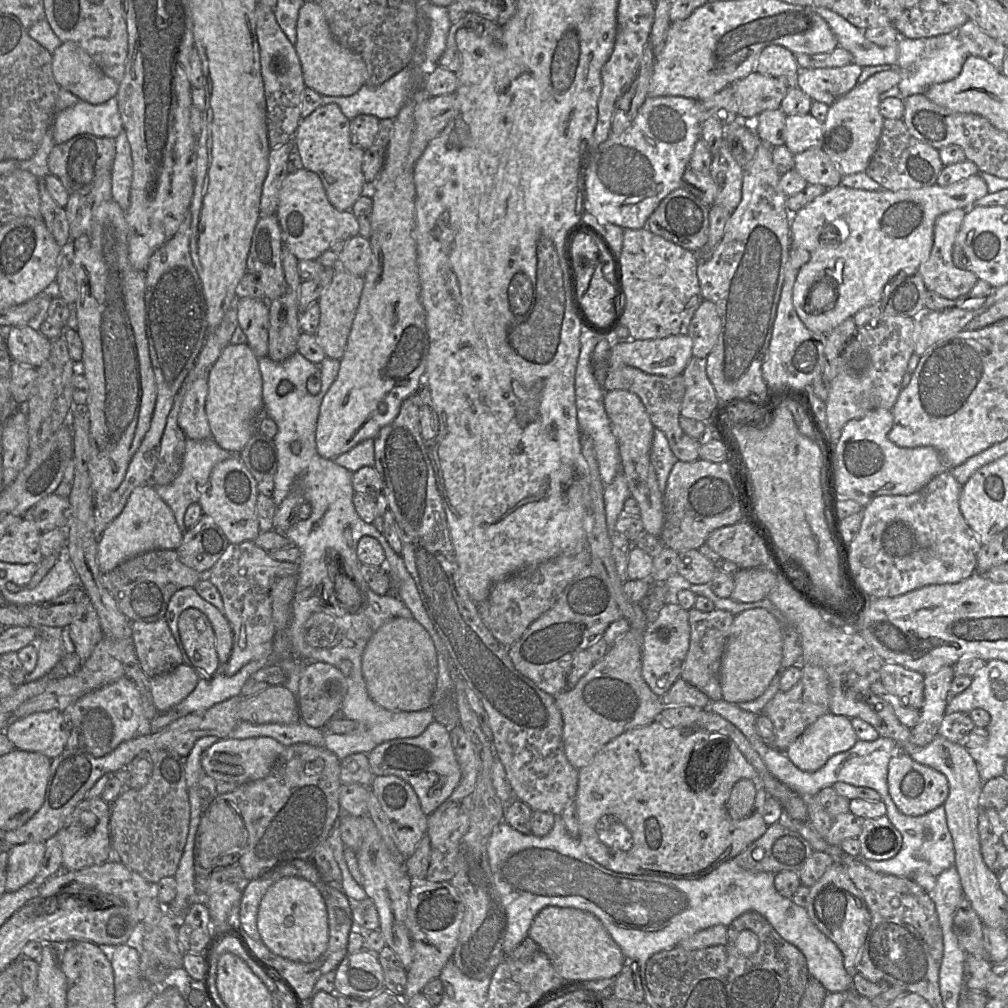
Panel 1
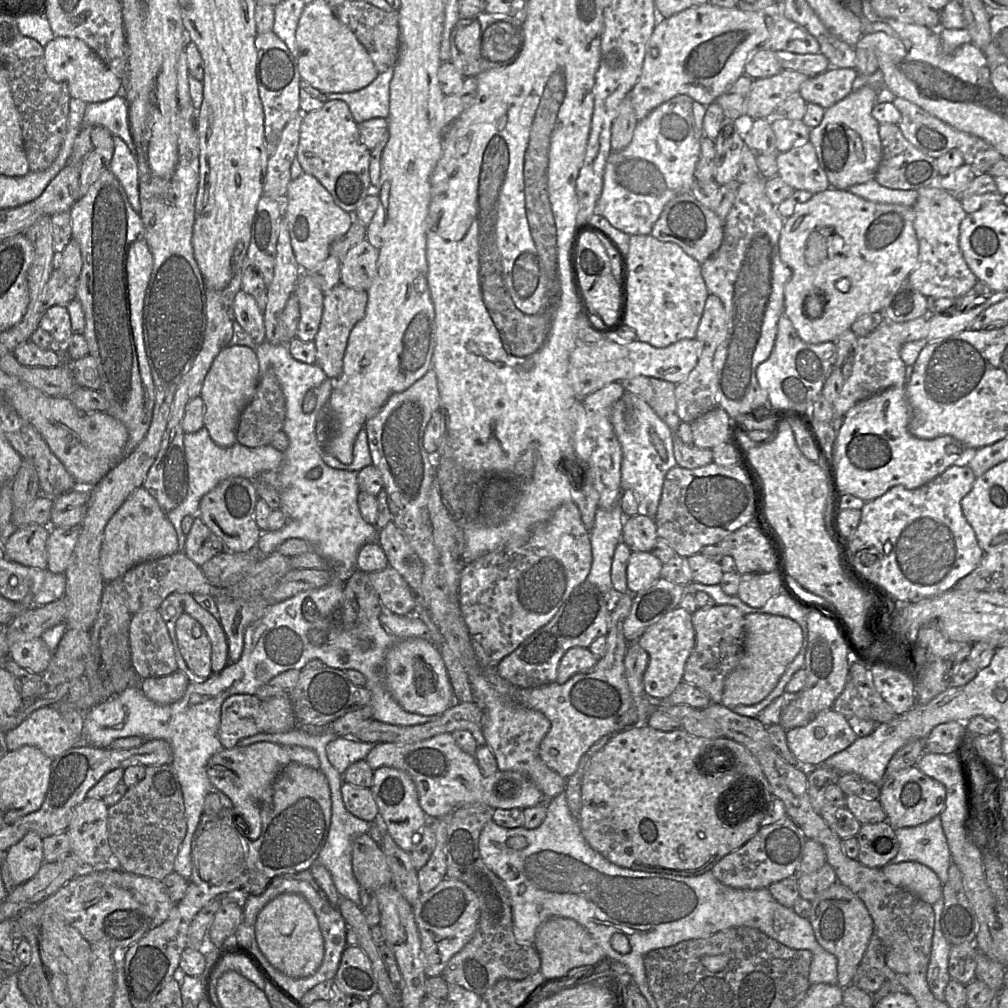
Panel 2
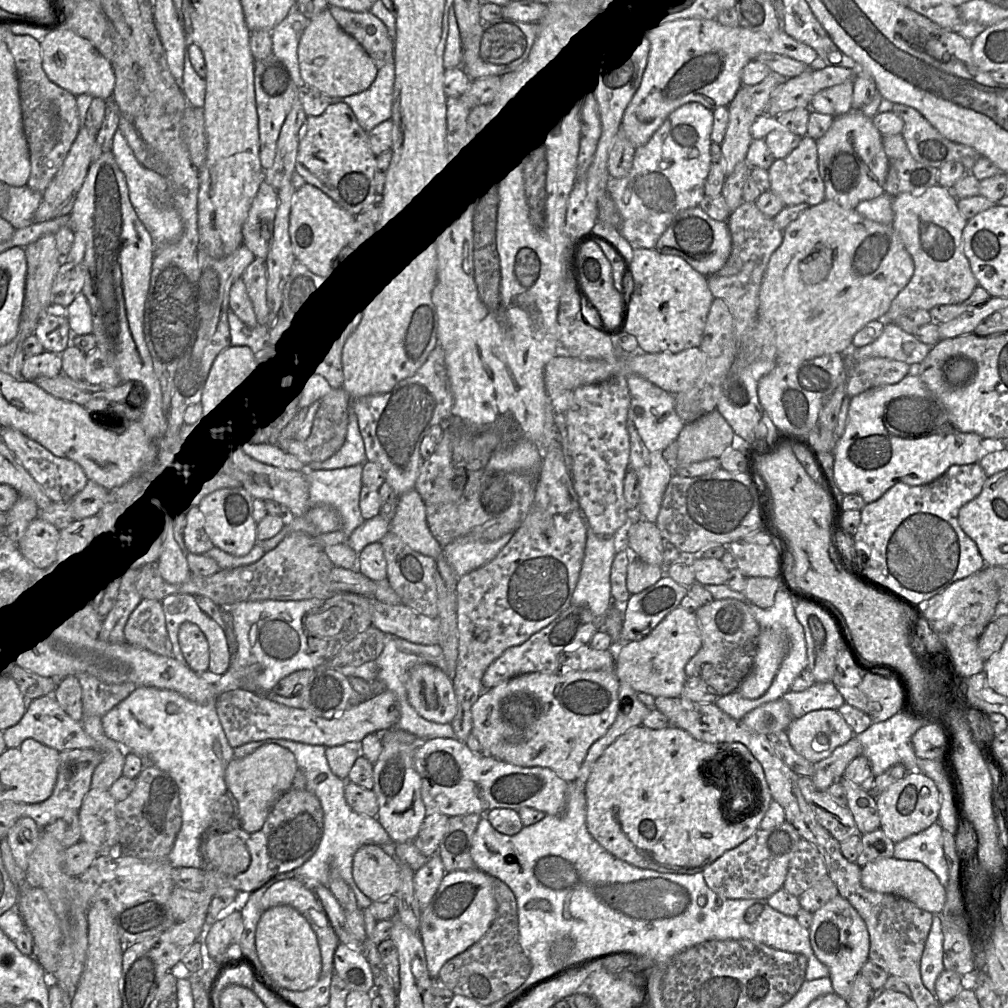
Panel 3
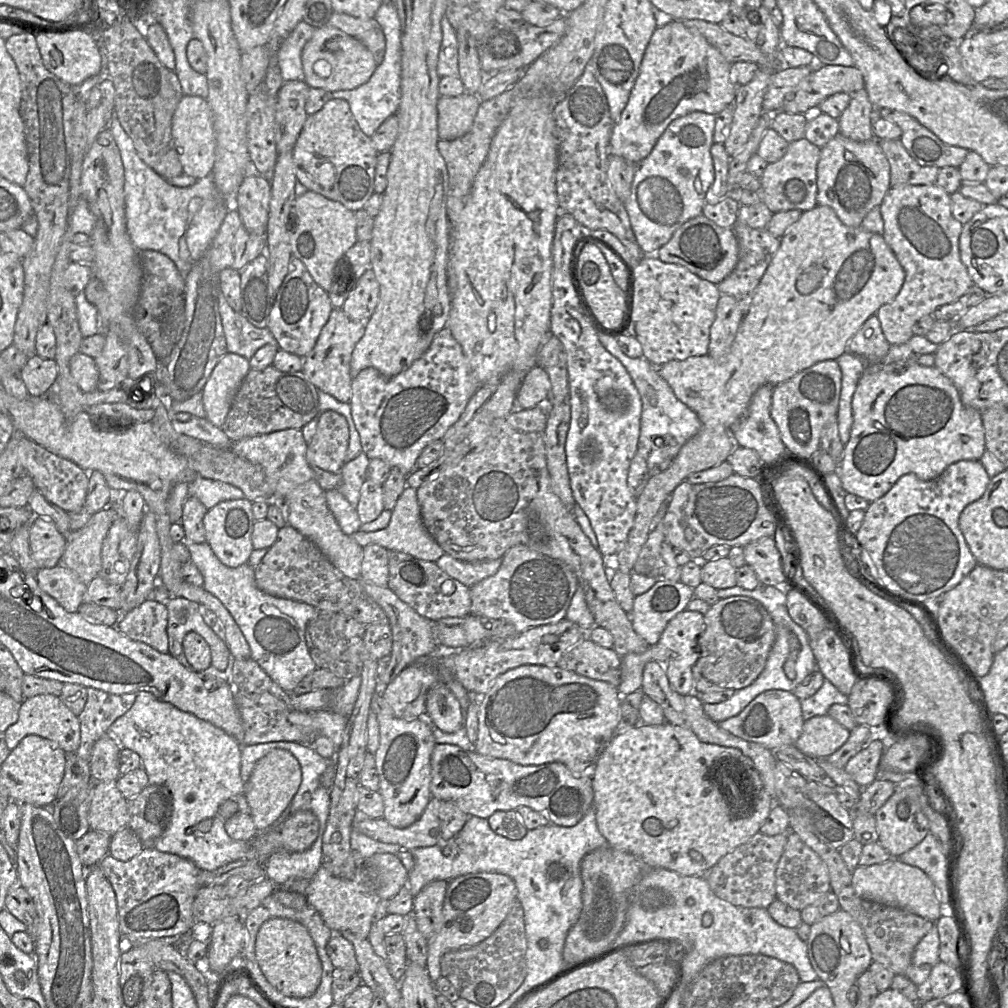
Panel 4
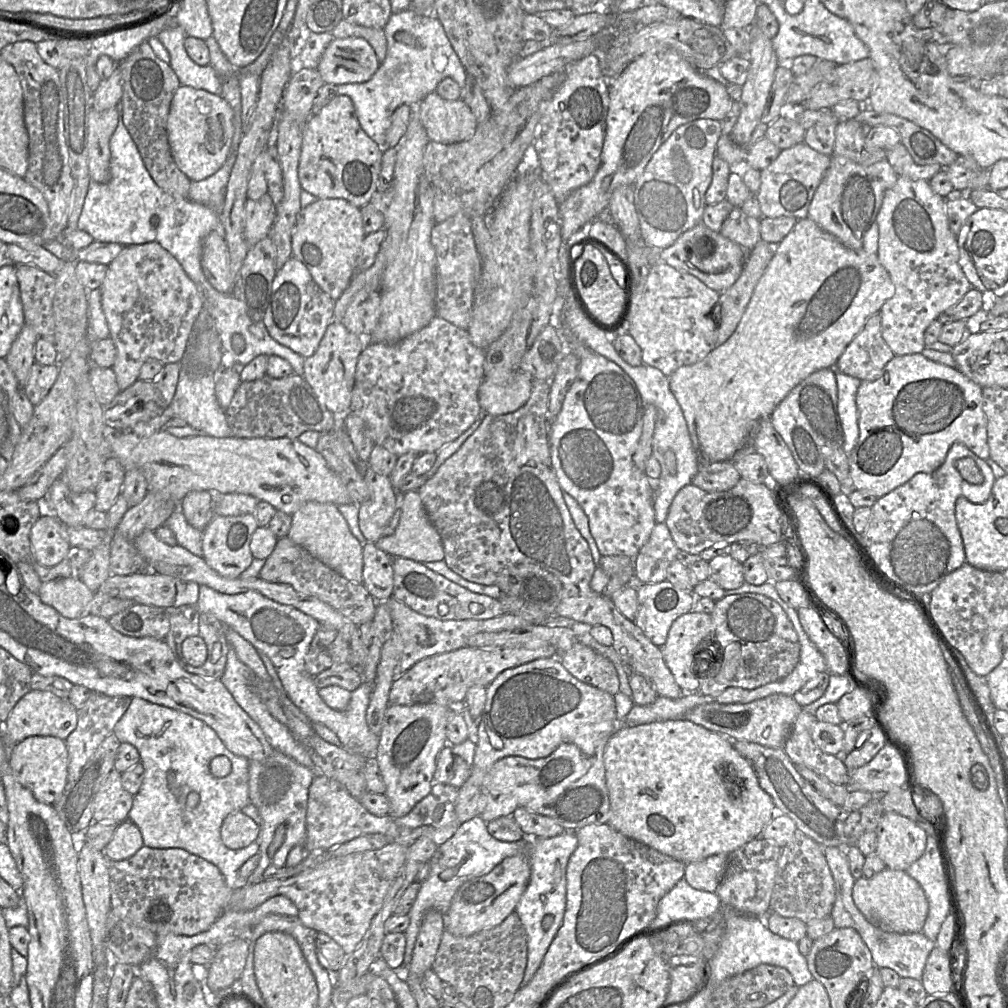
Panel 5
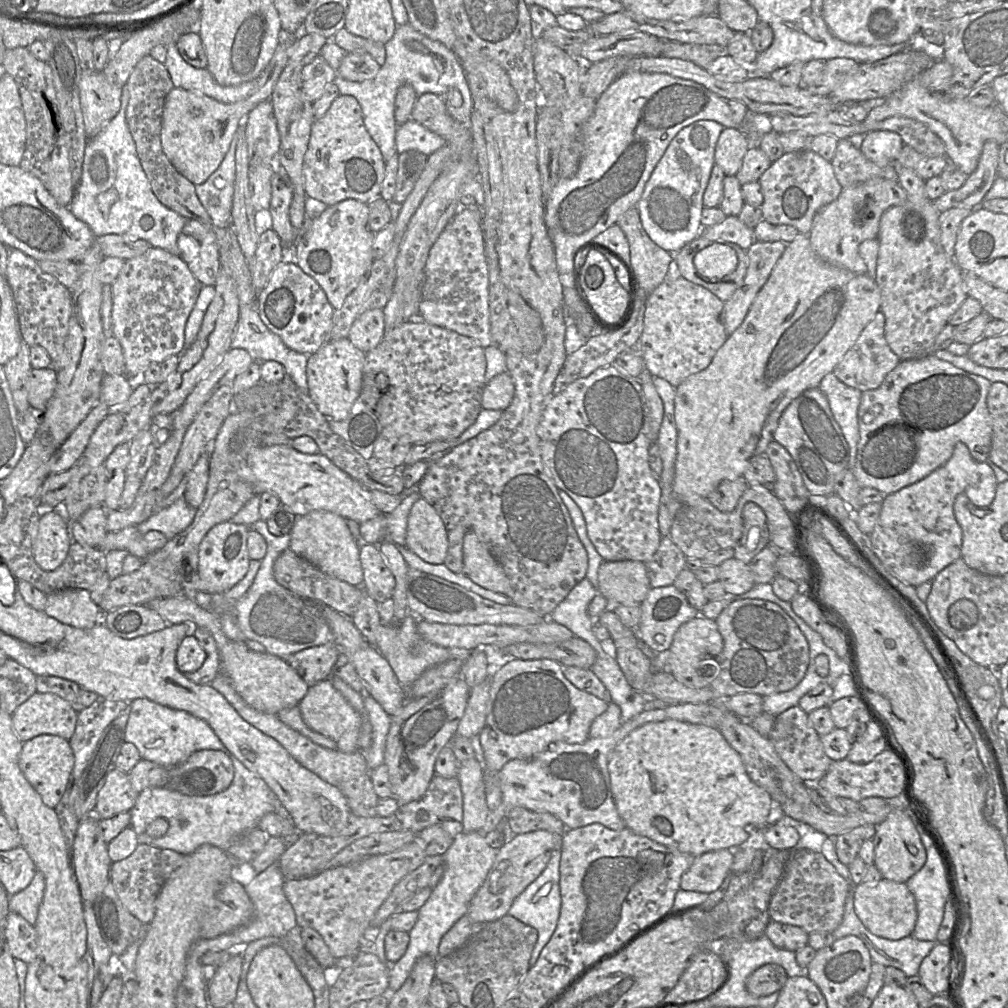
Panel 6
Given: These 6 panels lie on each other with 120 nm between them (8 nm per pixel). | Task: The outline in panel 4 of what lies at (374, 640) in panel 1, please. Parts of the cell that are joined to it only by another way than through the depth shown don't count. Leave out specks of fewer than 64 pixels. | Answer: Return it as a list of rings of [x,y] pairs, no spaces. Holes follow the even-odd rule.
[[[438,683],[427,694],[425,718],[445,733],[454,733],[464,727],[460,703],[444,683]]]

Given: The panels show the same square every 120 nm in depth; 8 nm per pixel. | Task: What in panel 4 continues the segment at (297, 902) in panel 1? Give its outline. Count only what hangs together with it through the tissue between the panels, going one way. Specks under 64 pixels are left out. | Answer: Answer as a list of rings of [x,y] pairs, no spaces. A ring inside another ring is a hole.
[[[270,918],[258,930],[255,955],[259,968],[267,981],[288,997],[312,996],[321,980],[322,966],[315,944],[307,929],[287,918]]]

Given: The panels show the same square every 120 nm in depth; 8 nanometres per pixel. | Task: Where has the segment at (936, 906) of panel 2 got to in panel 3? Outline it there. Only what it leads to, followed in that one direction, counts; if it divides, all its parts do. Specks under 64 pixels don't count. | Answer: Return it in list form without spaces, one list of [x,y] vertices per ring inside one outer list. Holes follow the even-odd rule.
[[[933,914],[932,926],[927,937],[920,963],[921,980],[935,995],[935,982],[944,970],[943,931],[939,914]]]

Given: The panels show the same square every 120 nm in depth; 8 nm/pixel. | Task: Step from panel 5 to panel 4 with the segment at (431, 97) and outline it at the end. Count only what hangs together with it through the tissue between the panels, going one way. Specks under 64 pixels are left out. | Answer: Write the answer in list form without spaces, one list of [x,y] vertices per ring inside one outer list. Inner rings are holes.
[[[463,93],[455,97],[440,96],[437,101],[437,131],[441,140],[454,140],[471,128],[480,99],[475,94]]]

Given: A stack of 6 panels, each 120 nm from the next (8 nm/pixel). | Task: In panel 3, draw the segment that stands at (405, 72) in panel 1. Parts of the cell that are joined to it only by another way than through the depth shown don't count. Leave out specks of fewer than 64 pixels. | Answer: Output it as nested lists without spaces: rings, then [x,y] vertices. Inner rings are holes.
[[[391,60],[378,69],[374,81],[366,90],[349,96],[331,97],[331,104],[347,104],[351,108],[359,126],[367,133],[382,121],[390,119],[393,84],[394,60]]]

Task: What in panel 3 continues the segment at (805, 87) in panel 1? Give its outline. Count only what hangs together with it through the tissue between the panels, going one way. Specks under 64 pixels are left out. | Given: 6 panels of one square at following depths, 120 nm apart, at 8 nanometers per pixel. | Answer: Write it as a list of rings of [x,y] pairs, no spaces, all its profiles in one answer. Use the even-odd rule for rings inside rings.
[[[853,80],[823,89],[811,99],[810,108],[834,118],[852,109]]]

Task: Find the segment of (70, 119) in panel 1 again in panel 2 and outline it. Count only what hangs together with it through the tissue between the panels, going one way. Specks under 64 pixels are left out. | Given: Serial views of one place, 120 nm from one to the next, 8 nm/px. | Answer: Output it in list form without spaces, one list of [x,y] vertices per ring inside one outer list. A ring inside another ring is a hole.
[[[121,87],[117,95],[107,101],[87,104],[82,128],[90,126],[102,126],[108,129],[113,136],[120,137],[127,144],[131,153],[136,155],[125,88]]]

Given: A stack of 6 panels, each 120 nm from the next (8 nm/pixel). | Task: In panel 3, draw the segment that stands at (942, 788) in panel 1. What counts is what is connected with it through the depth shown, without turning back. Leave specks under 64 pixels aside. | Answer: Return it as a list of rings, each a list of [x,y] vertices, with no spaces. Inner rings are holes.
[[[907,773],[903,779],[890,785],[884,792],[877,796],[876,802],[880,817],[880,829],[894,843],[918,834],[937,822],[941,806],[938,788],[934,781],[923,773]]]

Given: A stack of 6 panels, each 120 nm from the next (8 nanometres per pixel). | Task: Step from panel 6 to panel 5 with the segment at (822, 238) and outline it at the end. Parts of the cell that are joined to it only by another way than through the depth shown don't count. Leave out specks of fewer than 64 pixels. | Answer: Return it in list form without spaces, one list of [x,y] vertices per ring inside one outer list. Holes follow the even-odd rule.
[[[831,156],[830,166],[817,187],[808,209],[808,218],[852,250],[863,248],[865,232],[876,220],[885,192],[898,180],[887,159],[862,166],[844,157]]]

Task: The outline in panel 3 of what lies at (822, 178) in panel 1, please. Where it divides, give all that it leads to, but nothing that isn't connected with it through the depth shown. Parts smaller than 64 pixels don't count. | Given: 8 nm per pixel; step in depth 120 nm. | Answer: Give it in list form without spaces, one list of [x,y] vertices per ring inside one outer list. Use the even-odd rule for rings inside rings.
[[[805,135],[786,157],[775,159],[768,169],[769,190],[777,195],[785,206],[805,203],[814,206],[825,199],[825,188],[820,177],[817,160],[816,140]]]

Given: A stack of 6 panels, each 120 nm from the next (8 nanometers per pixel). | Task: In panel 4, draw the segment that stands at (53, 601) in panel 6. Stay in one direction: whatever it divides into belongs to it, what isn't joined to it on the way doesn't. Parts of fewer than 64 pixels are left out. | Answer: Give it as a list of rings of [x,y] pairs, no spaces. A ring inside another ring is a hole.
[[[62,563],[38,569],[35,572],[38,586],[54,598],[68,613],[76,613],[84,603],[87,583]]]

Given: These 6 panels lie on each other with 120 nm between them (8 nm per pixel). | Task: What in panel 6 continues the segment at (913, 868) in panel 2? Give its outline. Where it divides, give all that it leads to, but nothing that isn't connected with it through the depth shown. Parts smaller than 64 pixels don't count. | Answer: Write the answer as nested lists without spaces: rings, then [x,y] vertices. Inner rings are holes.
[[[882,878],[875,884],[857,884],[853,893],[855,913],[872,934],[889,940],[899,940],[912,934],[917,921],[917,909],[915,897],[906,883]]]

